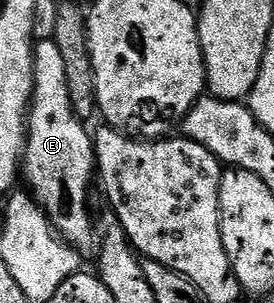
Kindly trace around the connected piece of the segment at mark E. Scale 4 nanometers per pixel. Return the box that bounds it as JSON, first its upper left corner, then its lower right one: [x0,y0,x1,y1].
[21,39,97,251]

